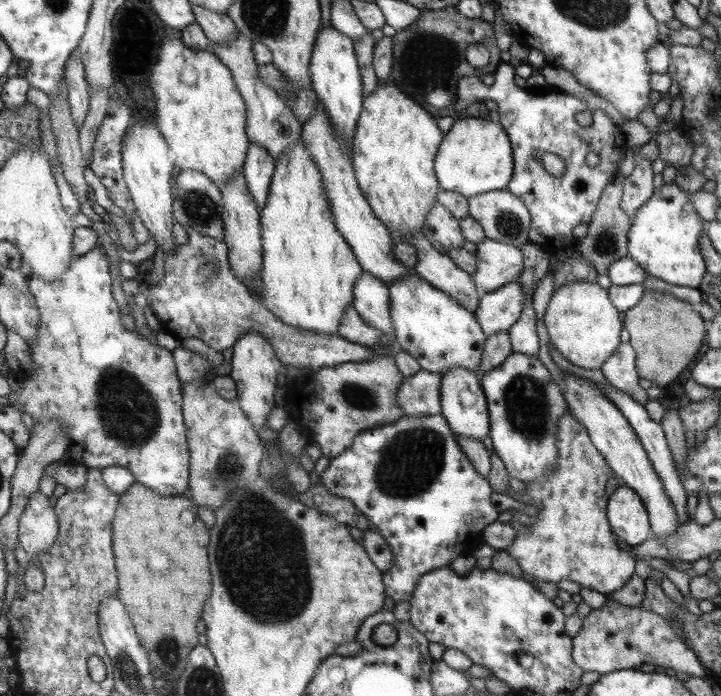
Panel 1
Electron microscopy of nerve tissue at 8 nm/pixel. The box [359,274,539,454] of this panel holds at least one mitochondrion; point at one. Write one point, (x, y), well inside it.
(424, 391)

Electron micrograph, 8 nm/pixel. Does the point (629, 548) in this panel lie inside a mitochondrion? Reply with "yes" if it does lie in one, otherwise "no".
no

